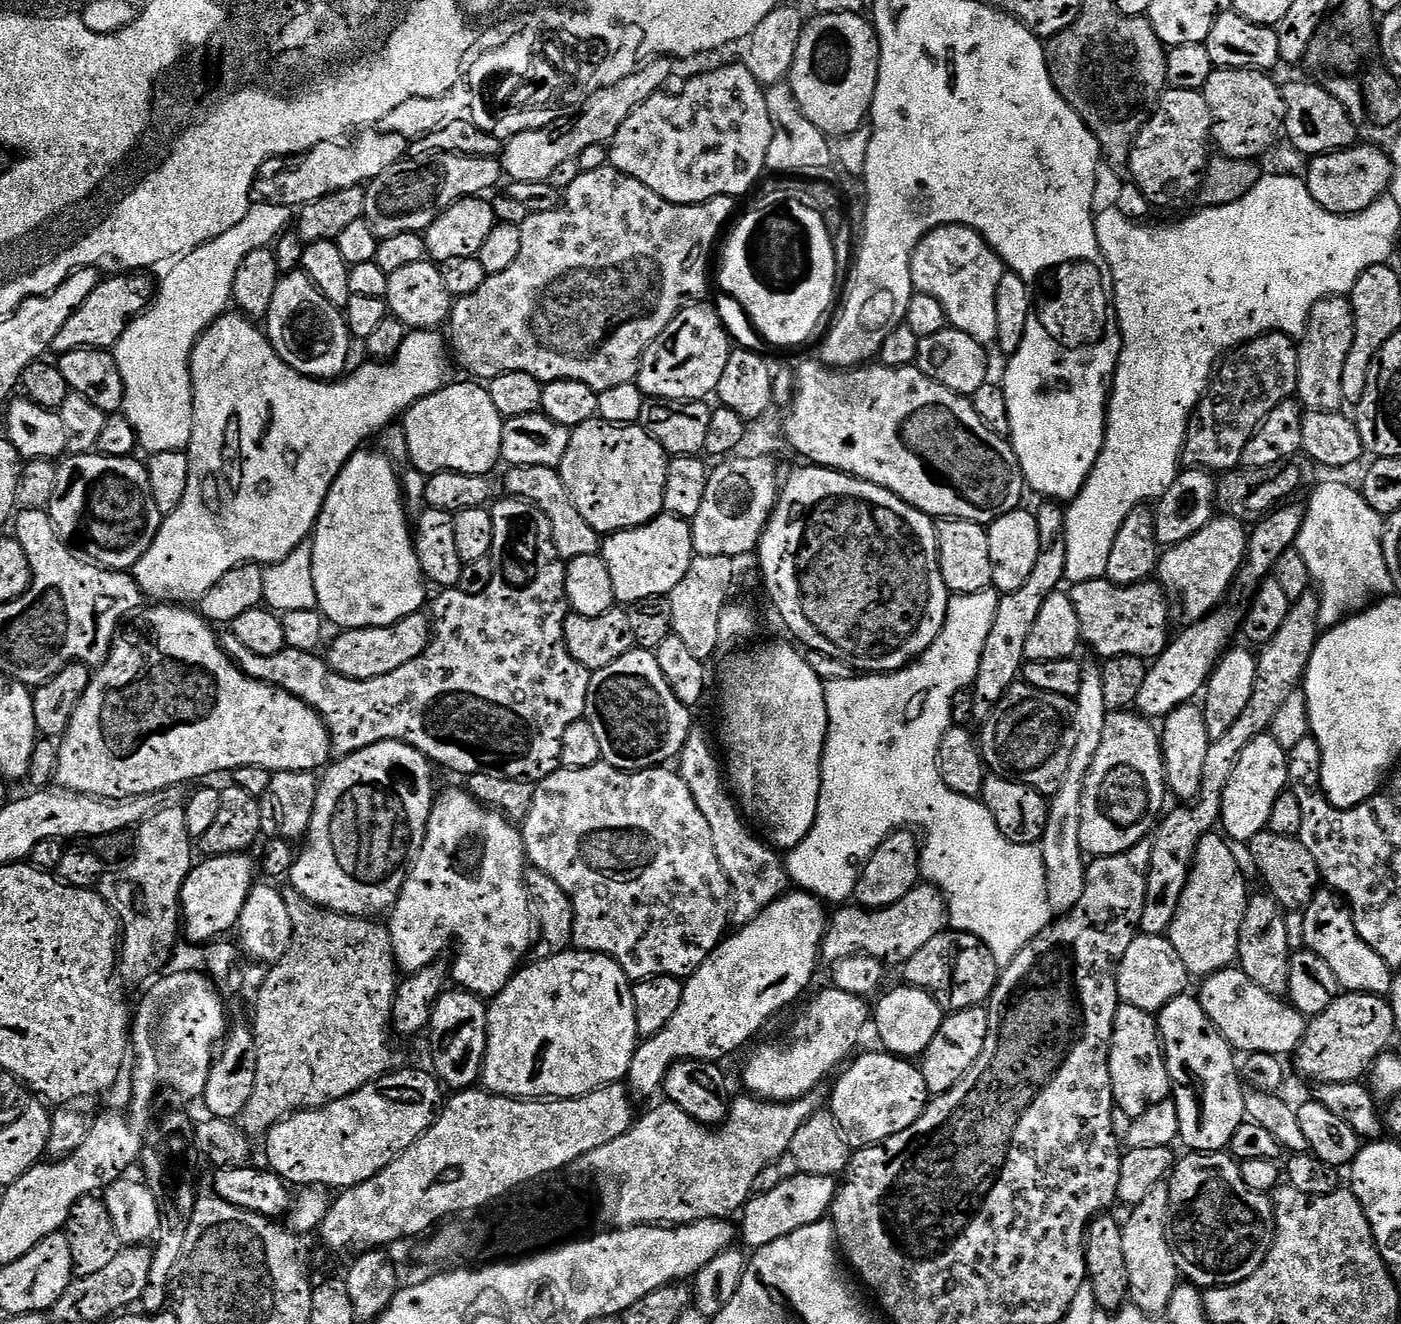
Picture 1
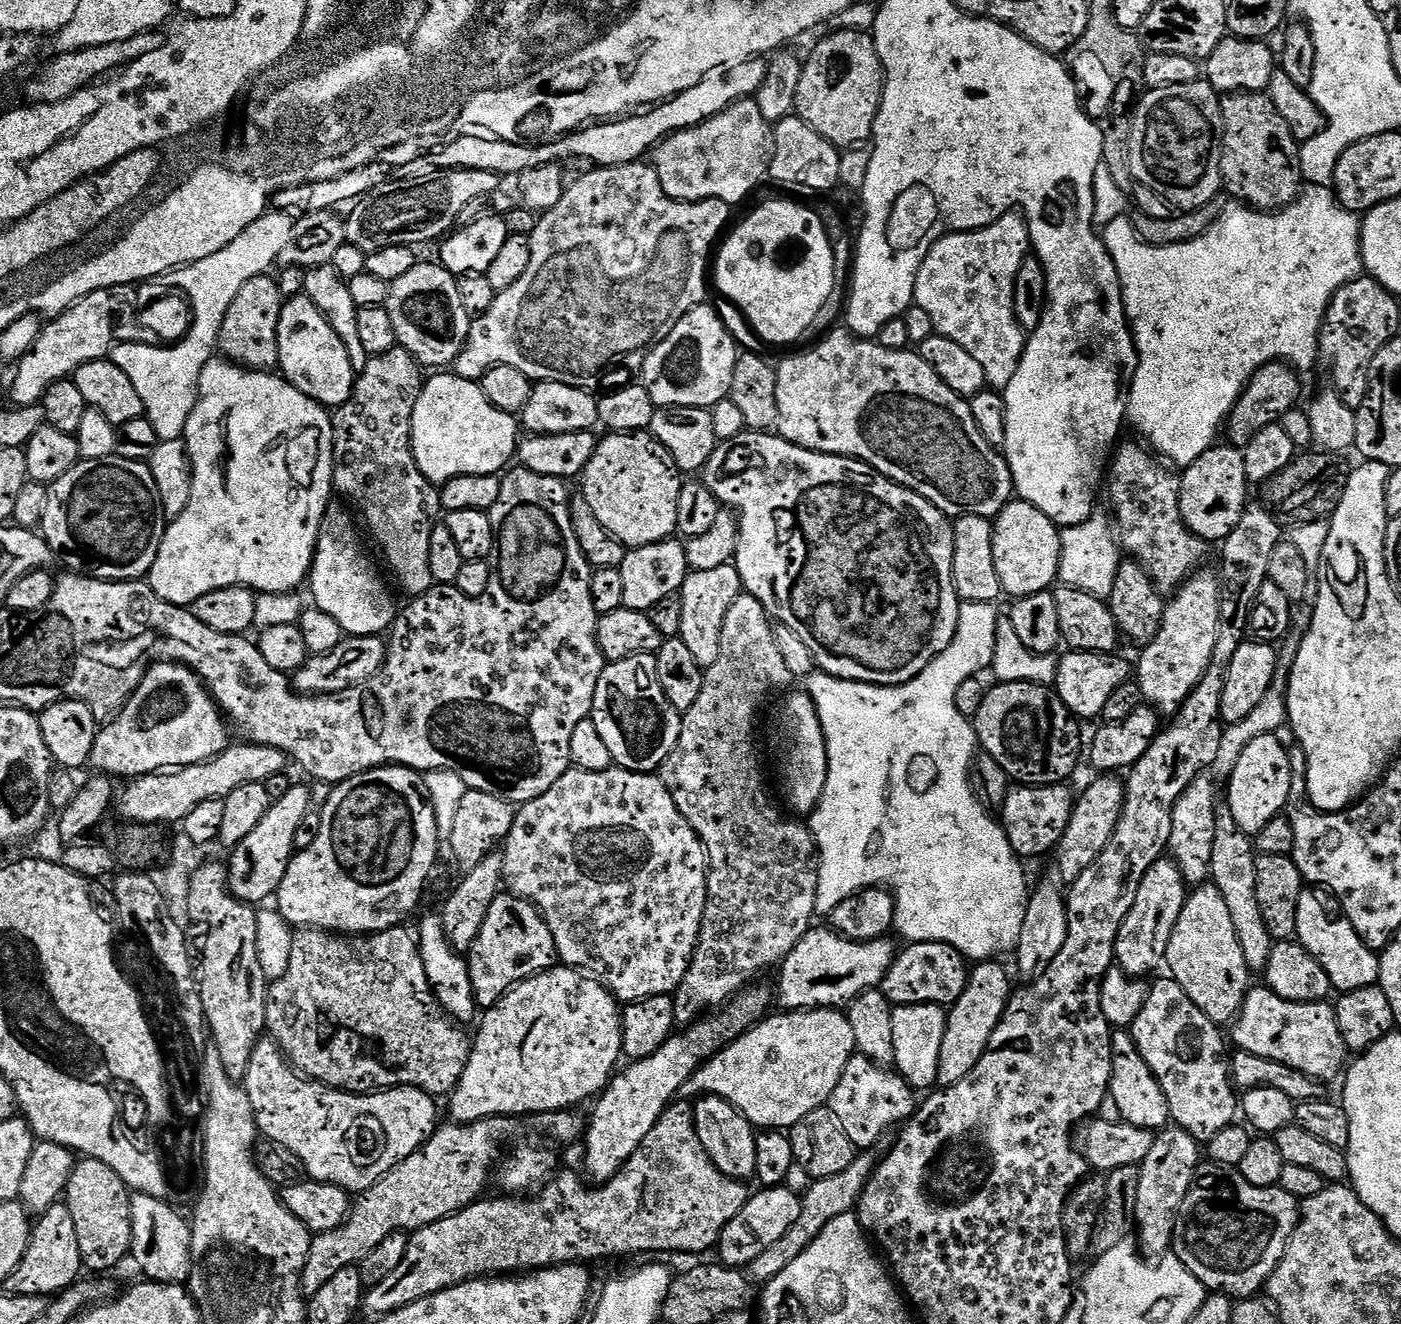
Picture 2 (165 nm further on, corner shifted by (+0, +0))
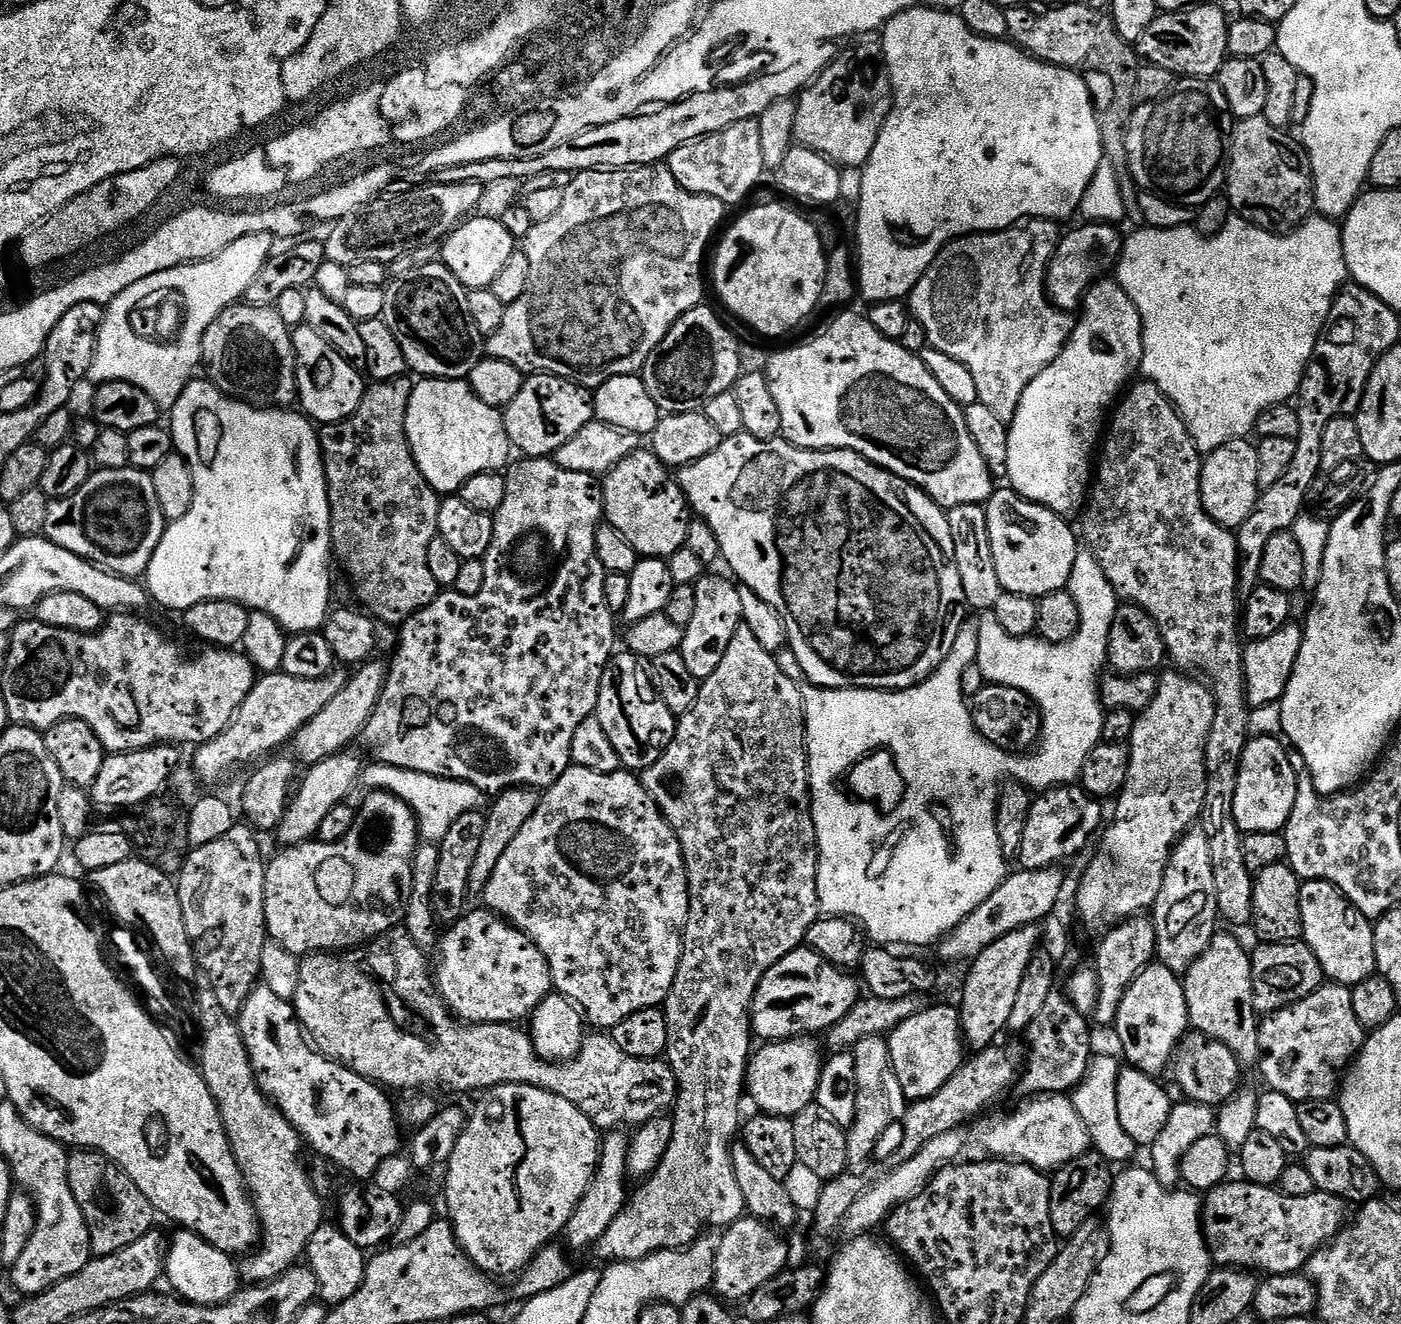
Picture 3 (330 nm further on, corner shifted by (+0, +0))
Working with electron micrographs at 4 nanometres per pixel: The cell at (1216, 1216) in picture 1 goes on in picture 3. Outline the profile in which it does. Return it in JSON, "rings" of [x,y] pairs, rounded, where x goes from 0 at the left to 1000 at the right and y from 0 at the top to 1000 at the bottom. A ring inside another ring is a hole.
{"rings":[[[879,894],[871,894],[858,906],[859,939],[862,940],[862,947],[868,956],[896,959],[905,964],[929,960],[941,943],[949,940],[958,930],[964,918],[963,910],[952,902],[939,900],[934,903],[918,903],[910,897],[904,894]]]}

